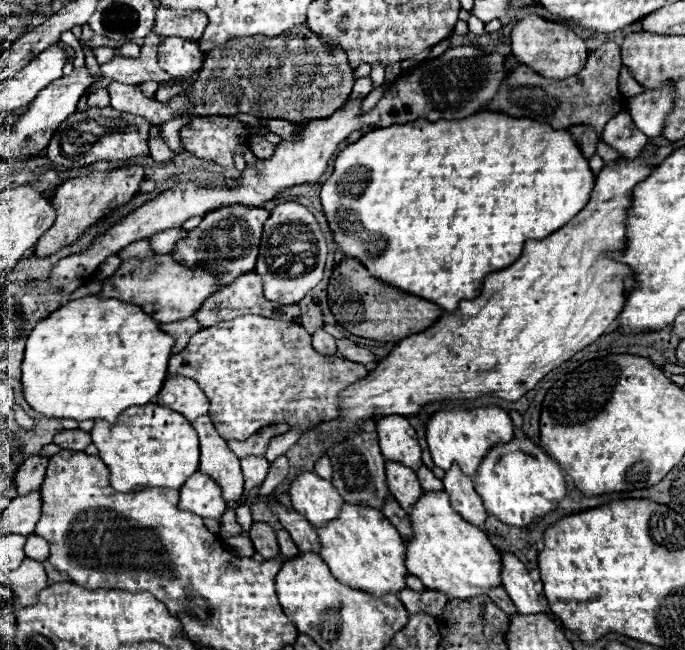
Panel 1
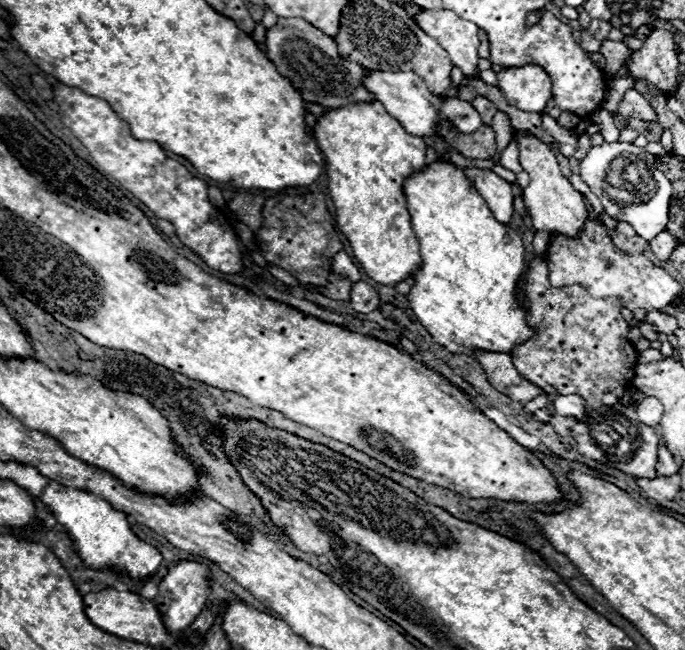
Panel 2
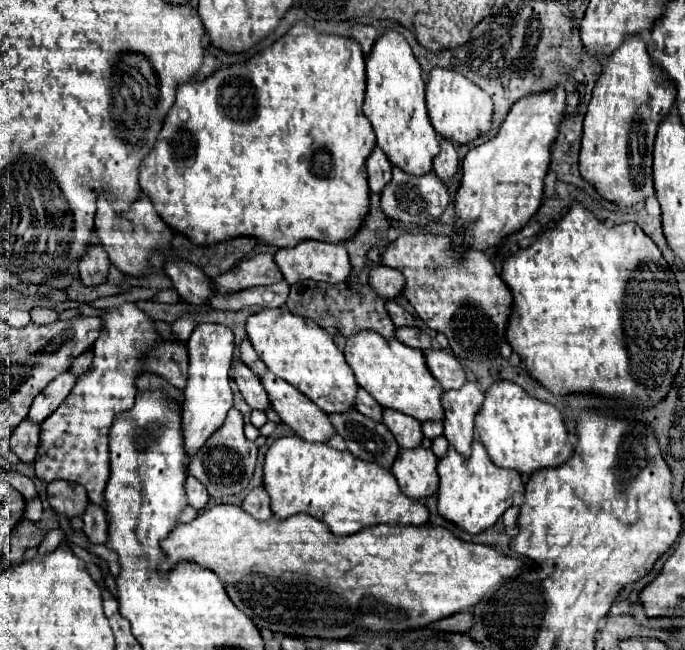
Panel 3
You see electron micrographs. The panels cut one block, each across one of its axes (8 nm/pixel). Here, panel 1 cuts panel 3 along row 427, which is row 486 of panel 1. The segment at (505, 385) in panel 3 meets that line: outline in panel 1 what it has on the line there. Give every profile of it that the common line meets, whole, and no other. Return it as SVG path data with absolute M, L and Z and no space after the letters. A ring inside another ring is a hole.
M514 436L510 442L496 444L488 450L474 476L474 486L484 500L486 512L510 526L530 526L536 518L554 510L556 502L566 496L566 482L560 466L526 436Z

